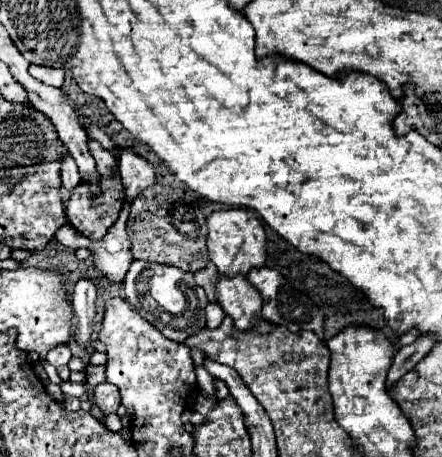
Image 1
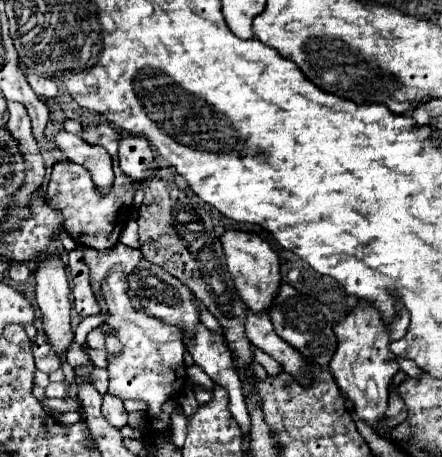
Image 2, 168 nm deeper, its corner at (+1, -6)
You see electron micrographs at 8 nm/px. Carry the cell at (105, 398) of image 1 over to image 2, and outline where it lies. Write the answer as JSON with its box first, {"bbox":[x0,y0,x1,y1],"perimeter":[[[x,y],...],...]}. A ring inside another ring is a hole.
{"bbox":[102,394,128,430],"perimeter":[[[110,394],[102,396],[102,416],[110,422],[110,426],[118,430],[128,424],[128,412],[124,410],[124,404],[120,402],[120,398],[114,398]]]}

